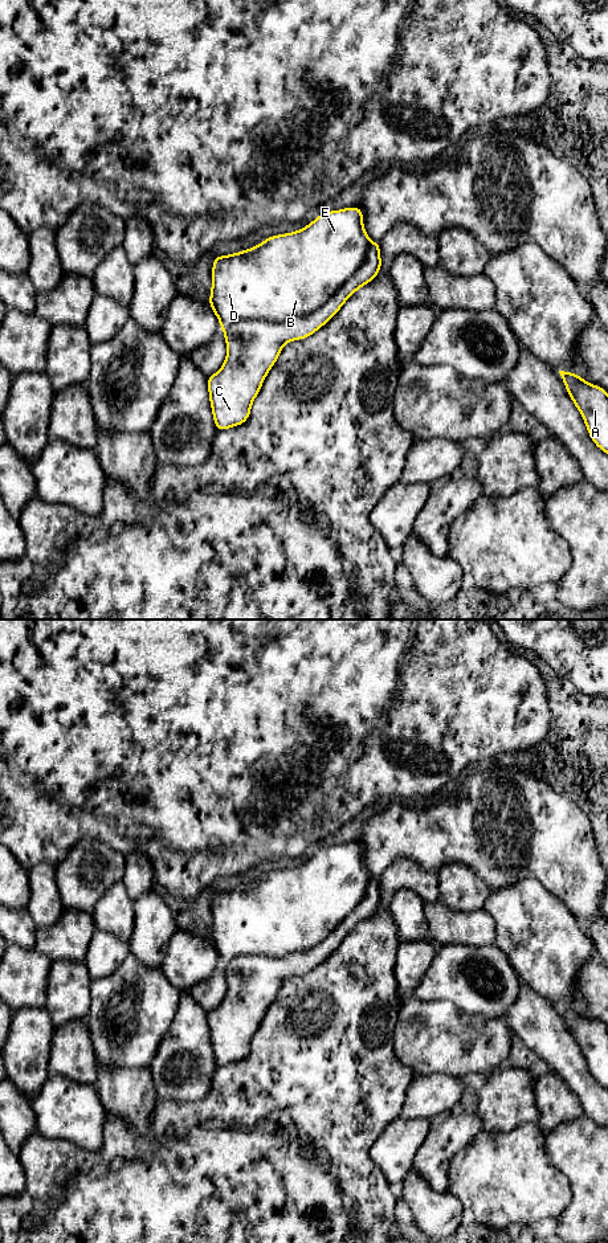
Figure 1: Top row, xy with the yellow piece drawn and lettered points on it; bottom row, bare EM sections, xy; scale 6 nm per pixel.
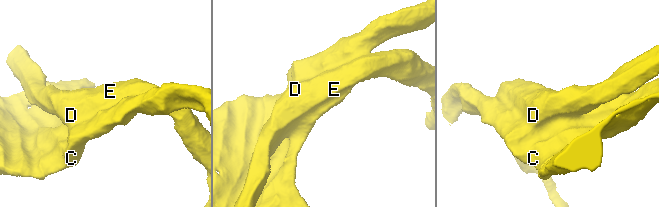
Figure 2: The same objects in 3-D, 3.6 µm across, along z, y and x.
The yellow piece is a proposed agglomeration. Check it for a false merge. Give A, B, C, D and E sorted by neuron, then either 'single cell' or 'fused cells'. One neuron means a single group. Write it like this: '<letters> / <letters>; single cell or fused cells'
A B D E / C; fused cells

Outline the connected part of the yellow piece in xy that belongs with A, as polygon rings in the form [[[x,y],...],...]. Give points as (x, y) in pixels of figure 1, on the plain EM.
[[[559,1006],[564,1022],[575,1039],[579,1044],[588,1070],[595,1080],[601,1084],[605,1089],[608,1089],[608,1029],[604,1023],[596,1022],[592,1018],[584,1017],[580,1010]]]

